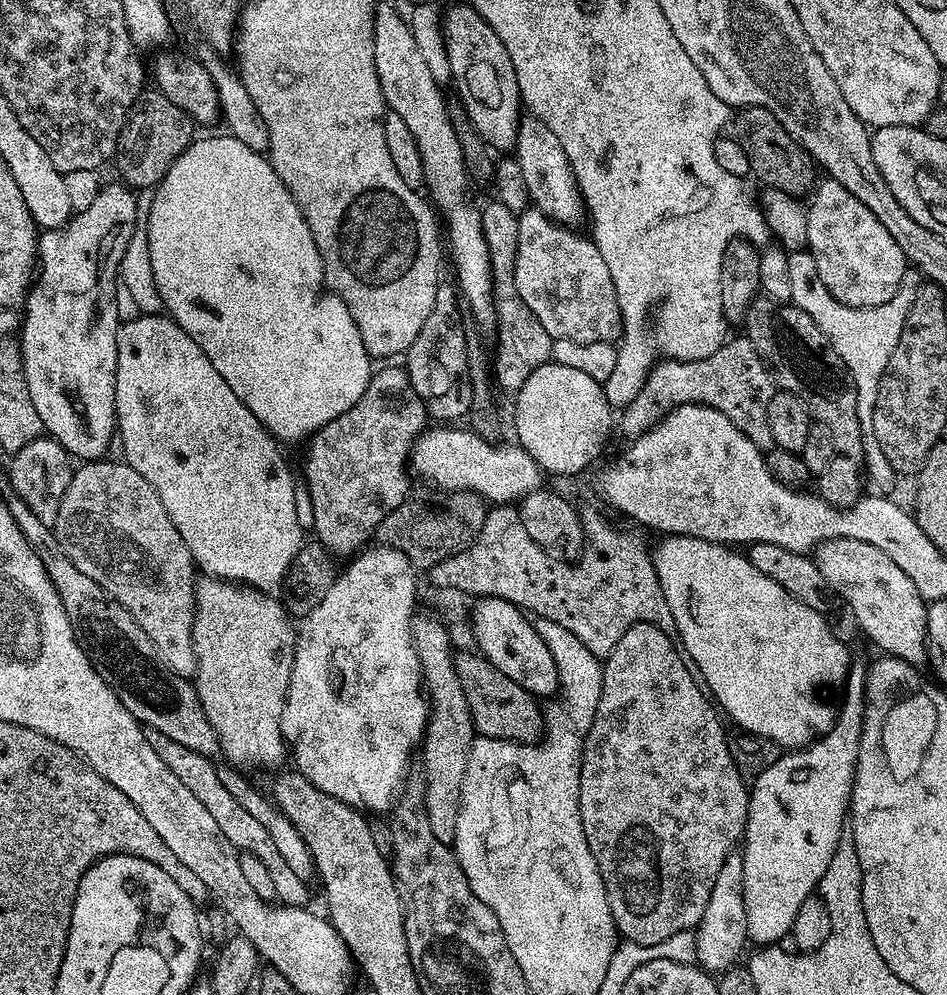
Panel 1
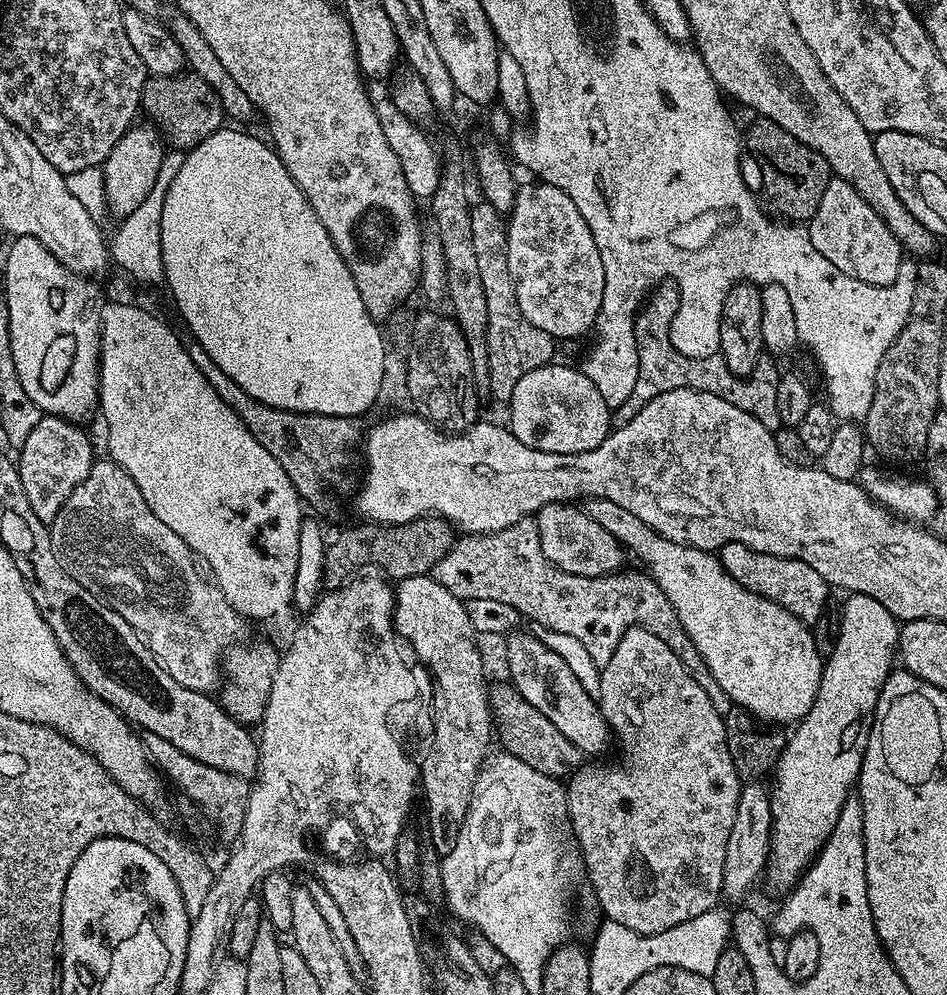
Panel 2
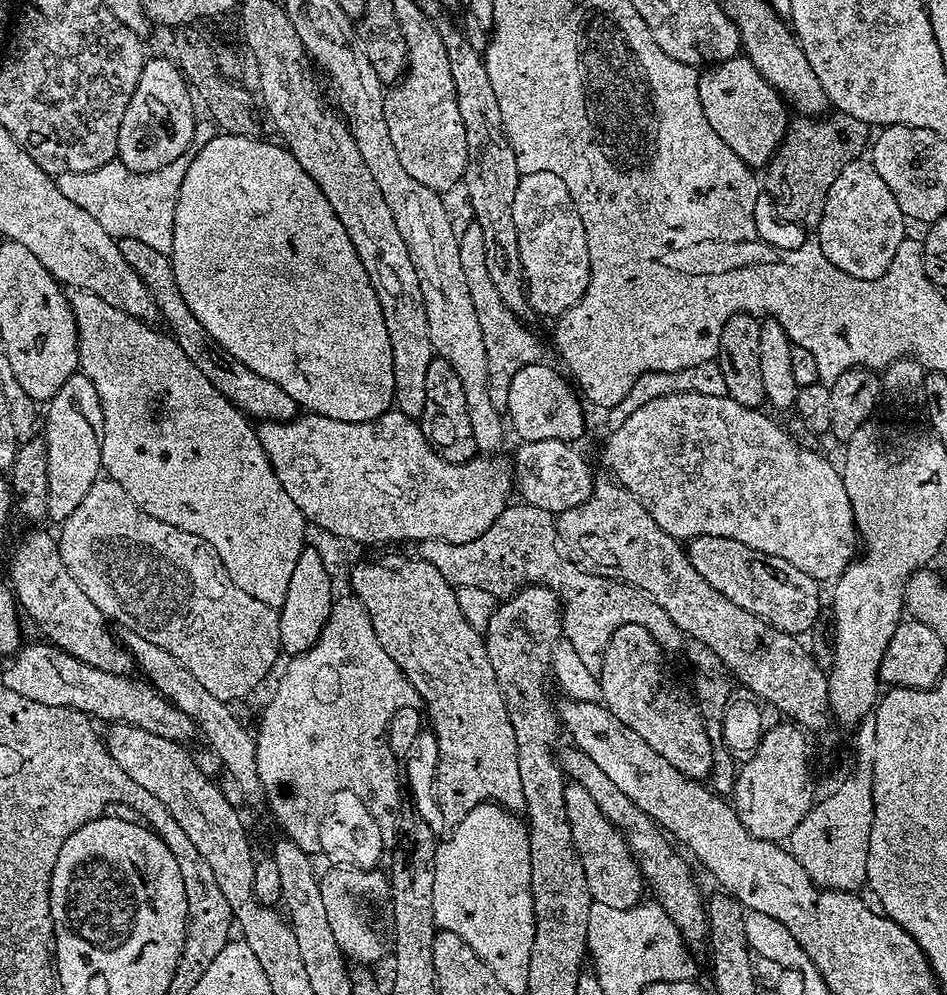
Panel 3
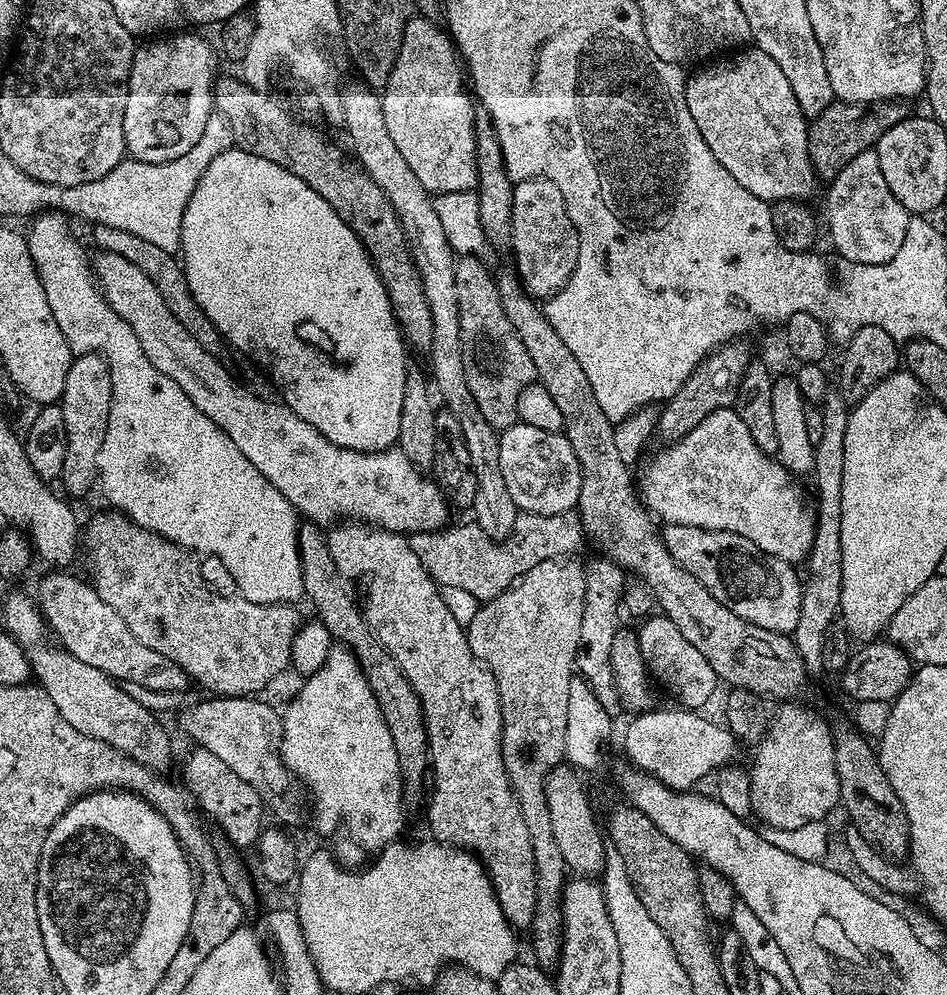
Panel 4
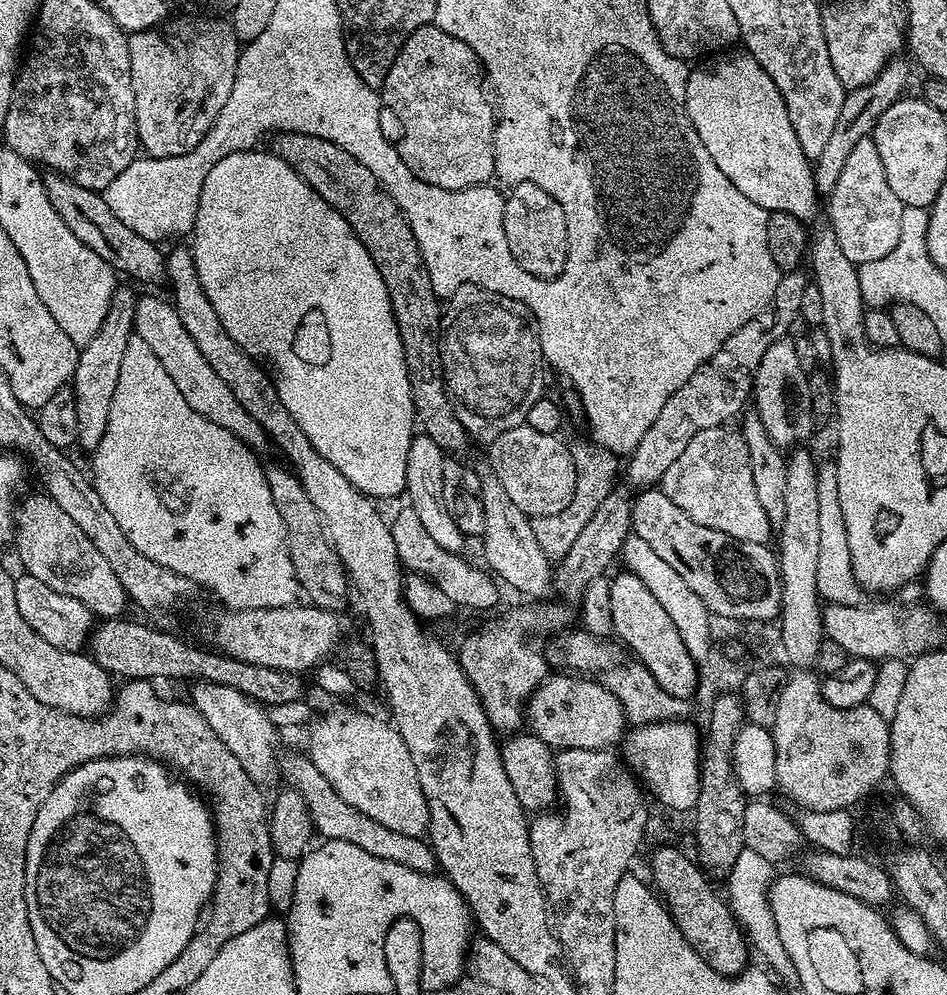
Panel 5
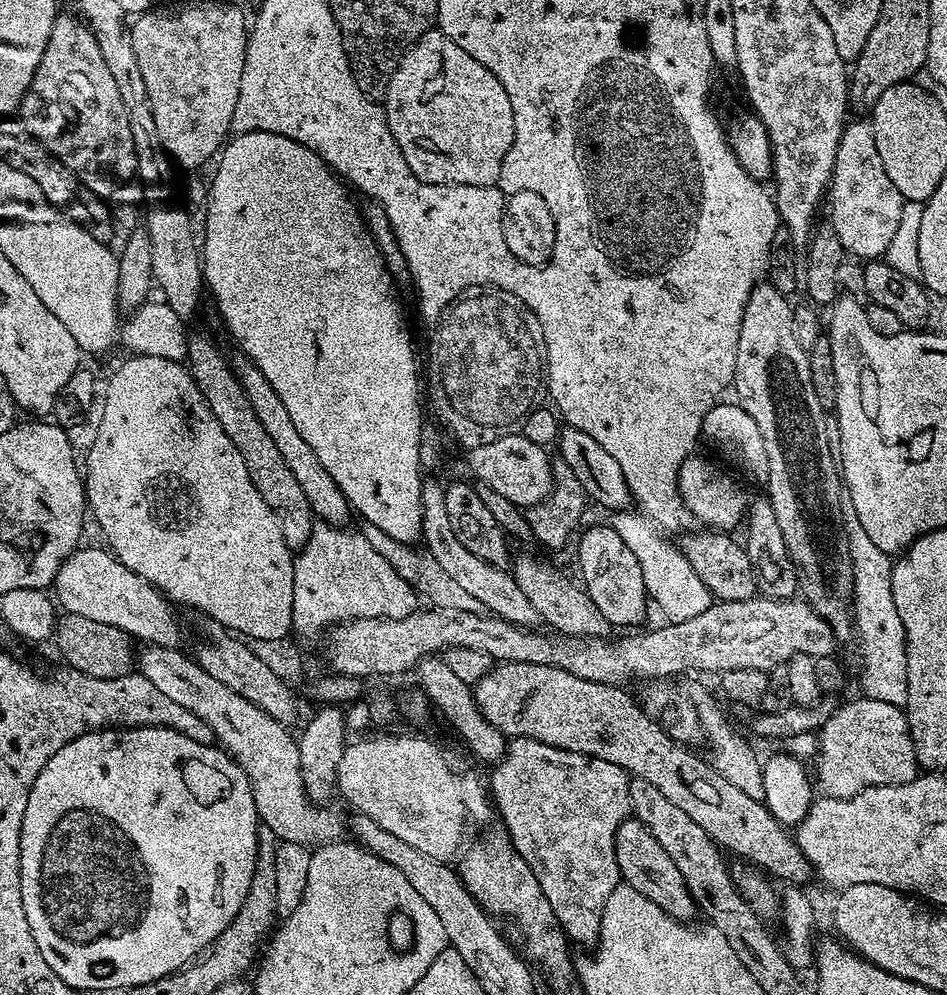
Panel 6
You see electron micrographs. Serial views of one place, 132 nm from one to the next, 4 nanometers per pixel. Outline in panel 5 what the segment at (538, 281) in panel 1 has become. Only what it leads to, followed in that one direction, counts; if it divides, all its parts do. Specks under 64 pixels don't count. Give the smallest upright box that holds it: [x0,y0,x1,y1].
[504,182,568,280]

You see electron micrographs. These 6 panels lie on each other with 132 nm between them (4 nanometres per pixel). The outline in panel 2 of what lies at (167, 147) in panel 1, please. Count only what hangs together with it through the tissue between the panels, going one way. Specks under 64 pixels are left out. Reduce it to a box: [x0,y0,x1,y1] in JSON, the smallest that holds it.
[142,74,225,150]

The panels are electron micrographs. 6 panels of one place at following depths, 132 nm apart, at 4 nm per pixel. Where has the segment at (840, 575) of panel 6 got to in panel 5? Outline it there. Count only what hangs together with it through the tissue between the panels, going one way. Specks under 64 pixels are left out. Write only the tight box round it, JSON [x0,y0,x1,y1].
[751,338,812,450]

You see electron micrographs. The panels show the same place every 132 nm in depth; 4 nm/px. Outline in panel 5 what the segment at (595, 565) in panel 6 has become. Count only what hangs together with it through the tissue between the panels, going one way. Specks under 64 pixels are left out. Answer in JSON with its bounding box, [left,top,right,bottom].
[606,570,698,697]

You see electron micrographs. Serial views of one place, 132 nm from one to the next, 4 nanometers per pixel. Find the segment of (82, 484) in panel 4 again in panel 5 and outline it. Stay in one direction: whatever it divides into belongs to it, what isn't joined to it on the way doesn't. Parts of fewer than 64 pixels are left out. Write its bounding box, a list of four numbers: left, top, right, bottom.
[70,286,138,450]

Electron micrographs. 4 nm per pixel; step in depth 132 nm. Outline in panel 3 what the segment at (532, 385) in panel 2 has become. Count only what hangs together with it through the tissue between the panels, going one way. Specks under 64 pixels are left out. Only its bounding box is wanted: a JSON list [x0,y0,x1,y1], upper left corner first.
[506,362,585,442]

